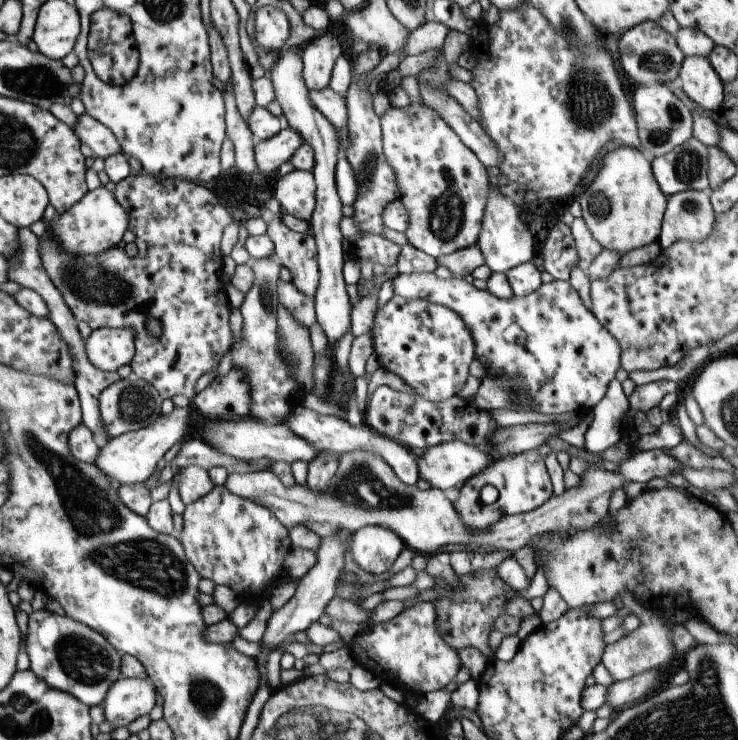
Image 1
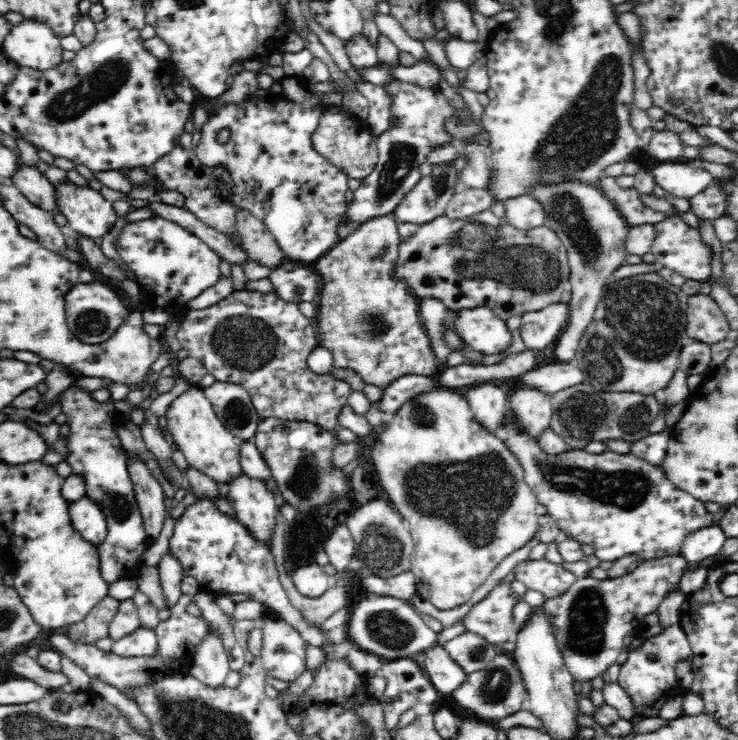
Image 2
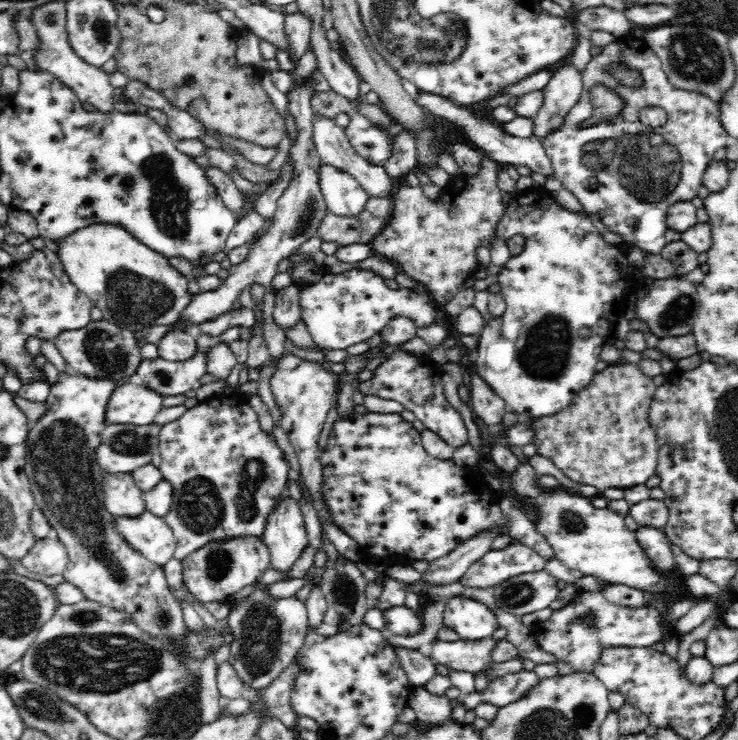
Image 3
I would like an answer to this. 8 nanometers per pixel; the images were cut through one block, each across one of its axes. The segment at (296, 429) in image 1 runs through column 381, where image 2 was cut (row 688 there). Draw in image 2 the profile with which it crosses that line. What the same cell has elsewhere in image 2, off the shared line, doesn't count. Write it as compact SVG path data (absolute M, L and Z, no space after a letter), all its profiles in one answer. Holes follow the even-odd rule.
M434 644L427 648L425 656L421 668L441 695L450 694L464 684L468 675L454 658L450 658L443 645Z

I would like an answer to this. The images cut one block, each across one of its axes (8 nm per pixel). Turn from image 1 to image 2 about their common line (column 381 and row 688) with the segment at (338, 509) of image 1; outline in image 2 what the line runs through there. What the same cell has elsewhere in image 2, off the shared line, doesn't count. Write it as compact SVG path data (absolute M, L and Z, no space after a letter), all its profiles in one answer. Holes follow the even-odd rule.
M496 654L483 670L468 674L464 684L450 694L454 707L461 715L473 716L484 722L506 718L526 706L527 690L521 678L515 658L510 655Z

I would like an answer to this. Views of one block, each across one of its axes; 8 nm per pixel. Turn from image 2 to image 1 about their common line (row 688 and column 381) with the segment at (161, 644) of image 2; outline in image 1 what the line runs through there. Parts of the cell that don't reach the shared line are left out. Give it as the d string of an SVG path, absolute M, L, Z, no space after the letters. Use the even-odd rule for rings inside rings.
M409 104L403 108L391 107L380 117L382 140L383 140L383 151L385 152L387 161L390 166L394 169L395 175L397 176L397 185L399 198L402 204L407 208L408 217L410 222L408 223L405 234L407 236L407 242L410 243L414 248L425 252L426 254L432 255L434 258L440 258L442 255L452 254L454 251L465 249L477 244L477 238L483 221L483 212L485 209L487 192L489 190L488 175L486 174L486 167L478 160L478 157L470 148L468 148L460 137L446 124L446 121L439 116L439 114L432 110L426 105L418 106L415 104Z

